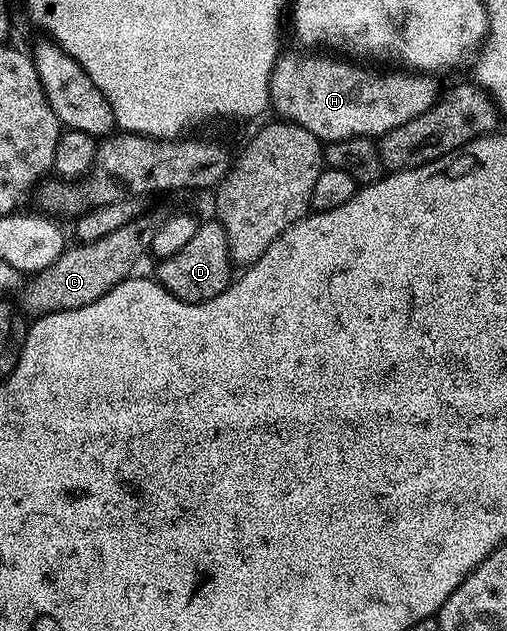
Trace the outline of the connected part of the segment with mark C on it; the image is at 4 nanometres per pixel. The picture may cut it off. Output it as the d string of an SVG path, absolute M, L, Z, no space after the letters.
M140 218L121 226L121 230L113 230L105 234L105 238L97 238L88 244L76 243L76 248L64 247L57 262L53 262L53 266L34 273L28 279L31 281L28 284L26 281L18 289L18 307L28 317L38 318L48 316L51 312L64 312L89 306L89 302L97 302L101 294L105 294L113 286L128 279L136 271L134 268L139 255L142 252L146 253L151 247L152 231L152 221Z

